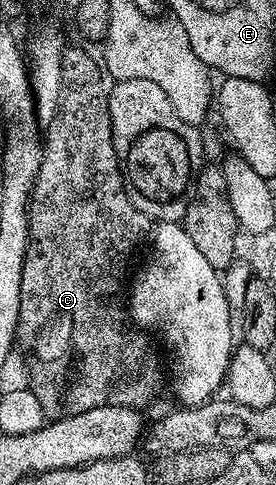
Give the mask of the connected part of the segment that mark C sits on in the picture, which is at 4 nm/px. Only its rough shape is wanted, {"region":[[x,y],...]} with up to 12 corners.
{"region":[[60,59],[16,345],[50,419],[143,407],[164,365],[124,304],[152,222],[103,70]]}

